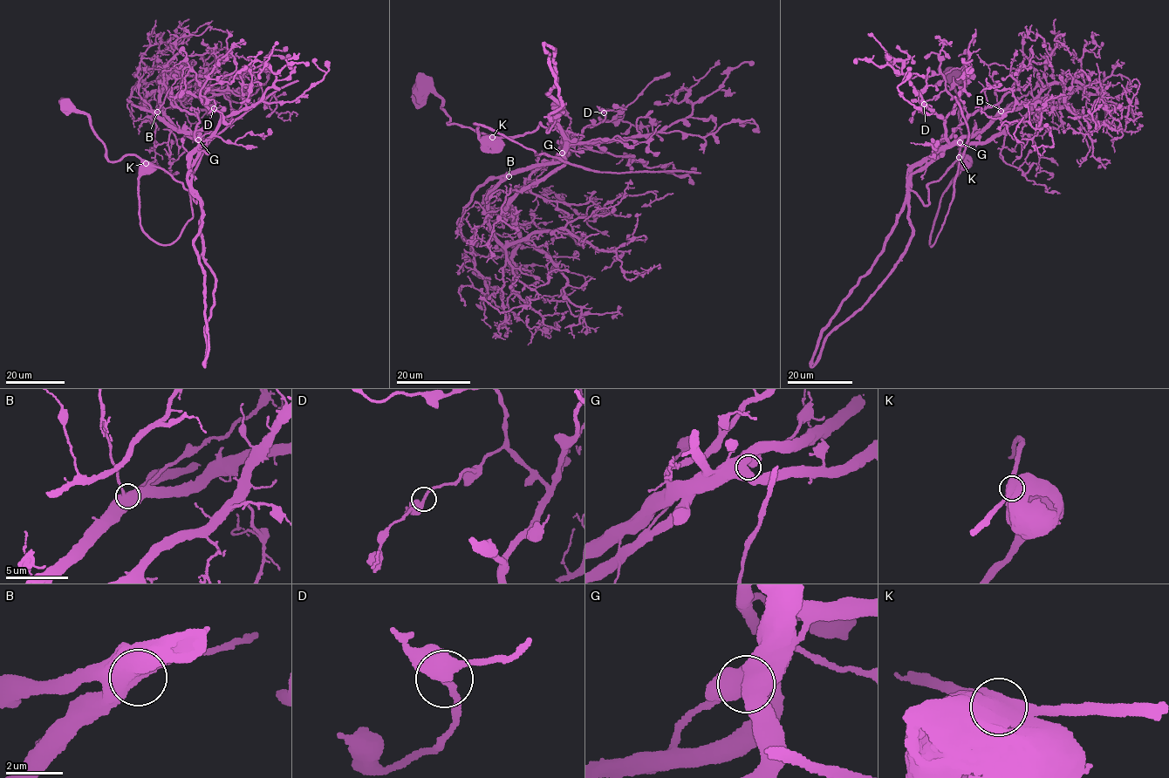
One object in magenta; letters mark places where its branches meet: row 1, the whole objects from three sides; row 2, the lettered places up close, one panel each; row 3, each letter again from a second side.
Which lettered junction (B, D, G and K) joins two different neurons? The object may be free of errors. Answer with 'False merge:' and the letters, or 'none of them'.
False merge: K

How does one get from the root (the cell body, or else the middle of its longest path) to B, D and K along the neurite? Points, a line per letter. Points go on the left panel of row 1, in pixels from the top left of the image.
B: (64, 105), (87, 115), (108, 160), (138, 156), (171, 174), (196, 202), (190, 171), (199, 140), (157, 112)
D: (64, 105), (87, 115), (108, 160), (138, 156), (196, 202), (193, 161), (221, 117), (200, 96), (214, 107)
K: (64, 105), (62, 107), (76, 108), (87, 115), (108, 160), (116, 161), (132, 154), (146, 163)

